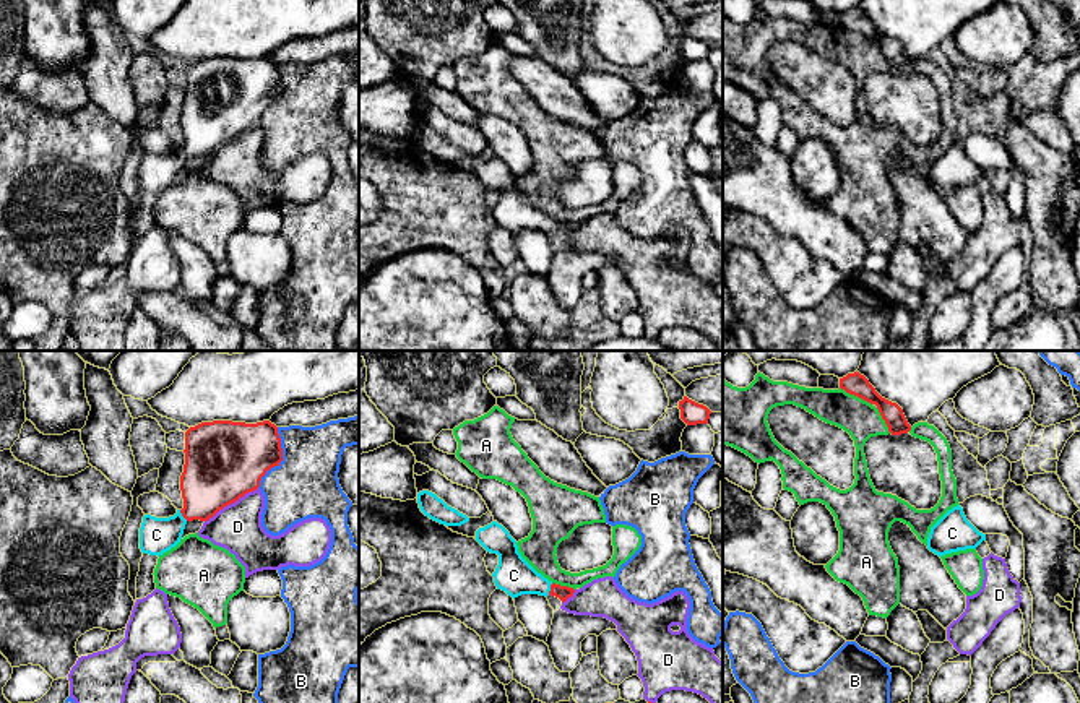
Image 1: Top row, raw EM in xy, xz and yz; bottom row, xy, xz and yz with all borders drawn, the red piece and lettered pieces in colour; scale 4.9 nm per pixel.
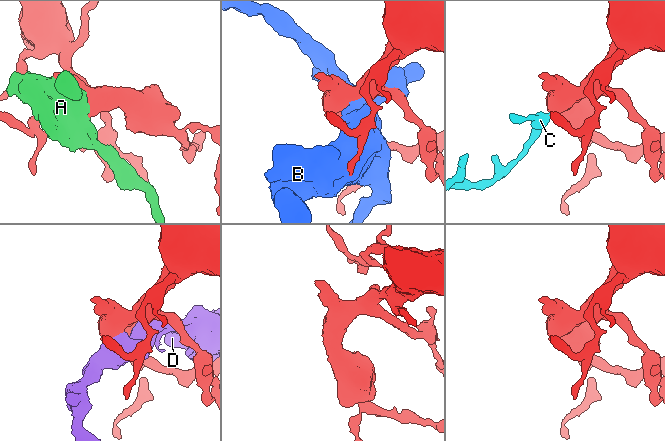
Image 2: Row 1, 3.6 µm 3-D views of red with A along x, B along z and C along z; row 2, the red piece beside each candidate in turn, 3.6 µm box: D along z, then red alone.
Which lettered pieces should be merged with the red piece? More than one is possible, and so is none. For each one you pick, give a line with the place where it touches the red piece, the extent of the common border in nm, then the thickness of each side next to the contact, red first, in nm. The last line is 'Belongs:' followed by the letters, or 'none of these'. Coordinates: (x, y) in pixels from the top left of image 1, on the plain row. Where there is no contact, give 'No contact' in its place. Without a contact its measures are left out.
C: Touches red at xz (551, 226). Shared border 70 nm. Thickness 70 nm (red) against 190 nm
Belongs: C

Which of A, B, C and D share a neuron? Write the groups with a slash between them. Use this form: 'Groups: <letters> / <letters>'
Groups: A / B / C / D

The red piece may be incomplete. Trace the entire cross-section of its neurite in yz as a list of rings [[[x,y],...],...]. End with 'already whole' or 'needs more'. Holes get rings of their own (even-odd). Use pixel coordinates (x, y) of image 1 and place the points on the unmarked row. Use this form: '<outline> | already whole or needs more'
[[[859,8],[848,10],[840,15],[840,24],[870,41],[875,41],[892,71],[901,71],[911,67],[903,45],[896,39],[882,34]]] | already whole

